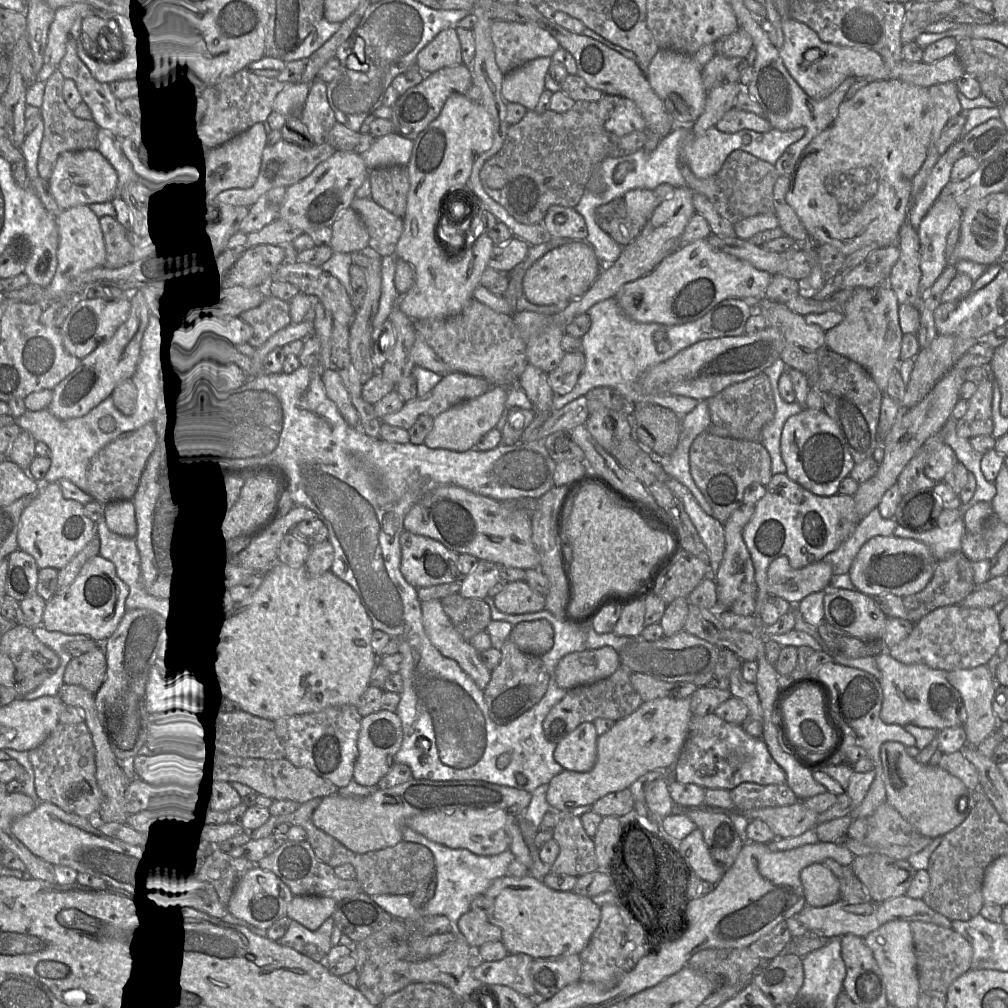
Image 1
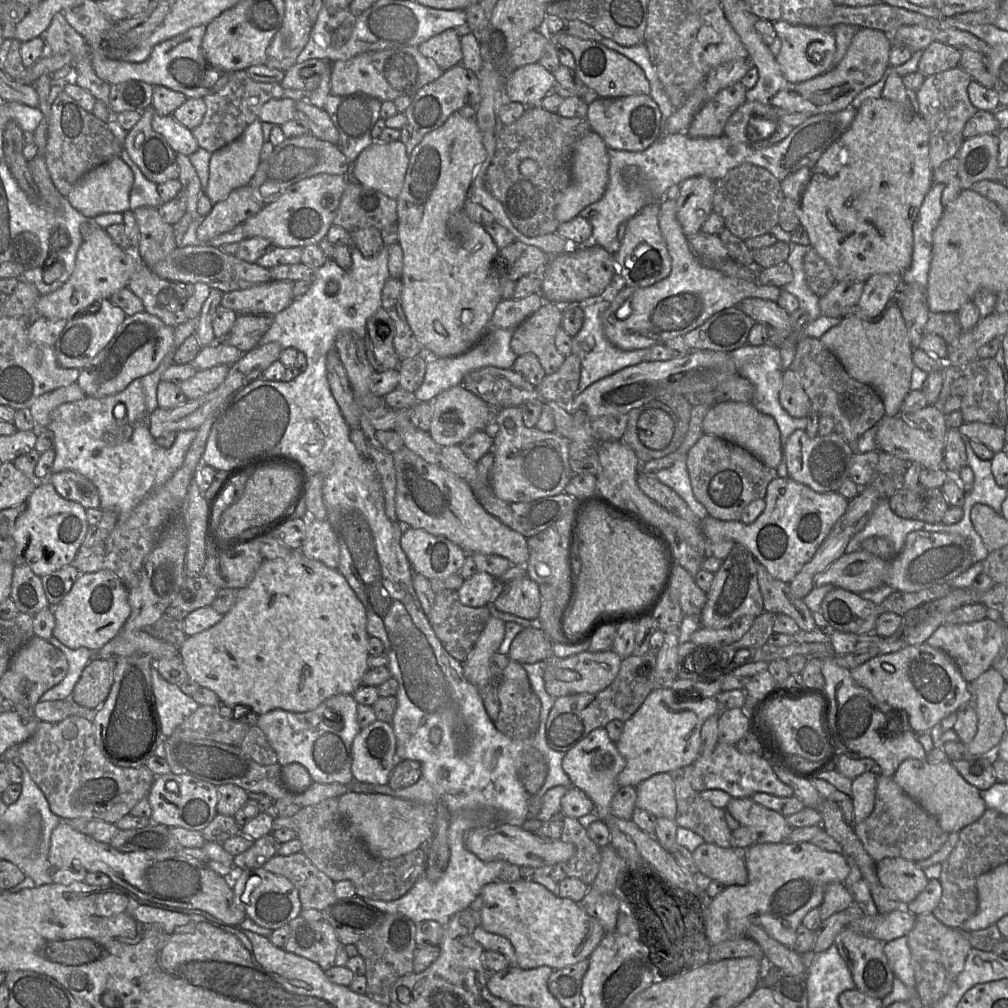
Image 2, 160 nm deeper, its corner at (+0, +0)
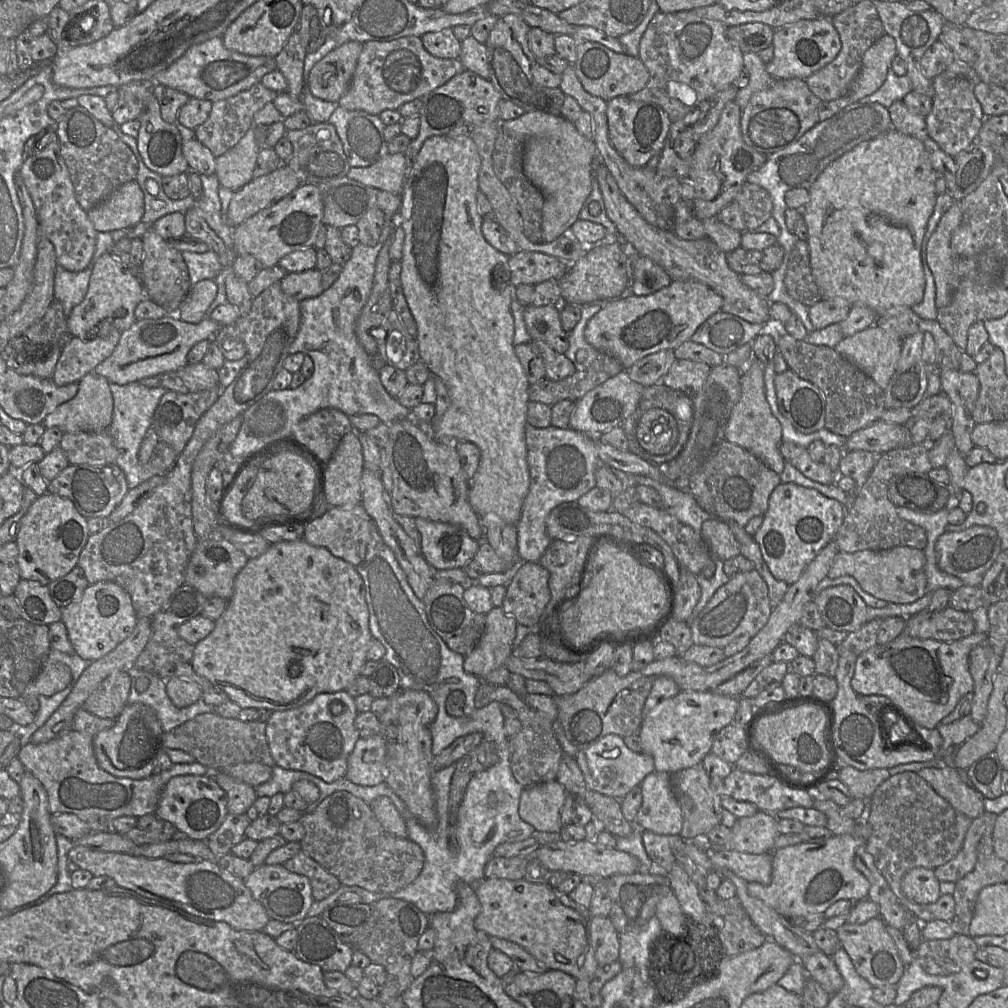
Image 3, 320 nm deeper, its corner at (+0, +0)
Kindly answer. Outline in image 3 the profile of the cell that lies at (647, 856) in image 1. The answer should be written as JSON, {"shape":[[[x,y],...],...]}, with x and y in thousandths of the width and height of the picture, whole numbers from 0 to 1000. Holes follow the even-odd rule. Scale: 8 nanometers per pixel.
{"shape":[[[684,911],[677,926],[657,925],[644,940],[643,968],[656,994],[671,994],[689,978],[706,971],[719,950],[713,923],[708,918],[698,918]]]}

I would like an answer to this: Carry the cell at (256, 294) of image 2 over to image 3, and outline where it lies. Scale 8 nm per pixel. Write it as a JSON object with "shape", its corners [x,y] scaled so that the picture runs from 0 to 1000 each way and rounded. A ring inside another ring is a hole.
{"shape":[[[315,267],[286,270],[278,282],[283,292],[298,300],[316,294],[322,289],[319,283],[319,269]]]}

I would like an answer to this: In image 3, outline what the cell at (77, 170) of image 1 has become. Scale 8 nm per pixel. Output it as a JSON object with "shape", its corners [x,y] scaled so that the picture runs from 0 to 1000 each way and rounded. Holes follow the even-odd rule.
{"shape":[[[135,179],[118,185],[104,199],[86,209],[97,230],[111,230],[141,219],[142,190]]]}

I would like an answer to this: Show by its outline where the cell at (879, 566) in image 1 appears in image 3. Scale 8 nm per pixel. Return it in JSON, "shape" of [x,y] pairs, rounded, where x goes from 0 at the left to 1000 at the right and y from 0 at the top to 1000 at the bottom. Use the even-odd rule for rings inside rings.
{"shape":[[[964,522],[956,527],[938,528],[928,541],[929,558],[932,564],[952,573],[959,581],[972,581],[977,567],[993,549],[993,537],[988,528],[980,522]]]}

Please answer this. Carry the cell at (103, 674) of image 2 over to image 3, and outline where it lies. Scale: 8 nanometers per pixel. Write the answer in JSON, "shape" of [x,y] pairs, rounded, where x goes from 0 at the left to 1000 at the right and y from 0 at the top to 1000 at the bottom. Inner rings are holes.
{"shape":[[[114,666],[89,688],[82,701],[99,712],[115,713],[127,697],[129,683],[127,667]]]}

